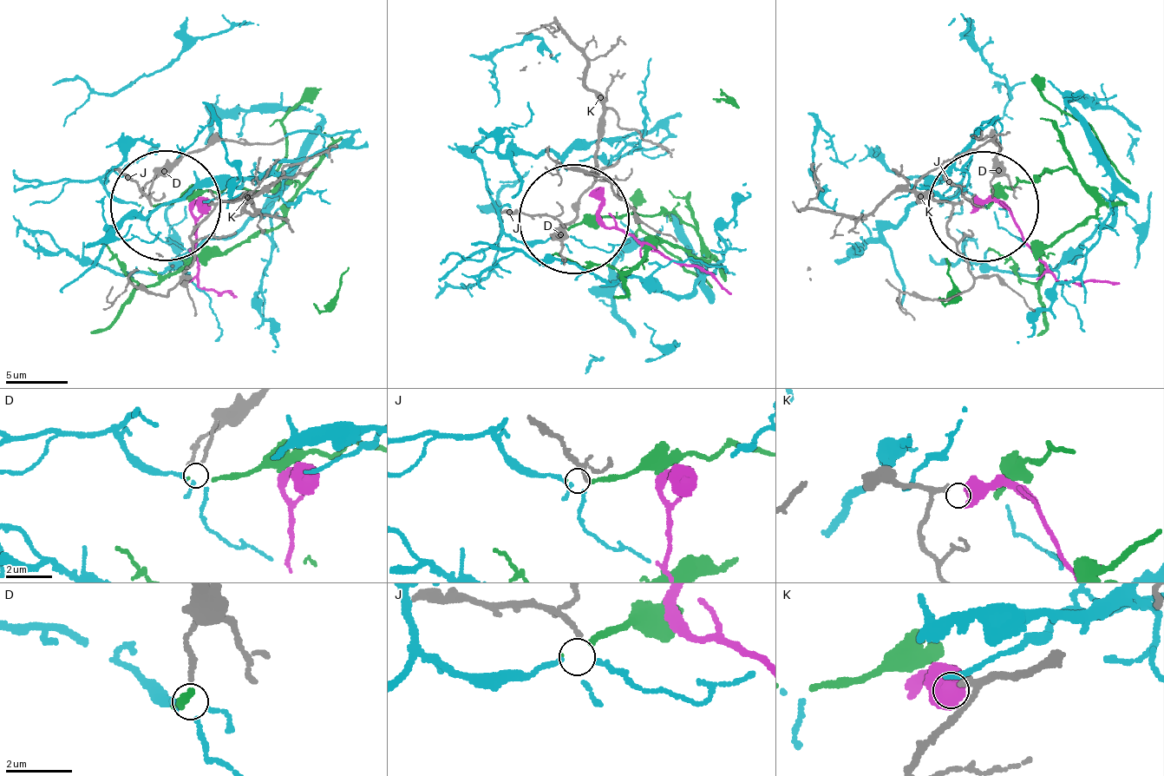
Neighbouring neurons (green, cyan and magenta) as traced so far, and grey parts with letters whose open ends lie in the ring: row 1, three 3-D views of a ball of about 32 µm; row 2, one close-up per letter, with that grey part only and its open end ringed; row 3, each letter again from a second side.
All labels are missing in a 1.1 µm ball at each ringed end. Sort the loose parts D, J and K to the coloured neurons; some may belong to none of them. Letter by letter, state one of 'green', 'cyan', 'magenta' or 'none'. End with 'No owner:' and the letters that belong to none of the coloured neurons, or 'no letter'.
D: cyan
J: none
K: magenta
No owner: J

